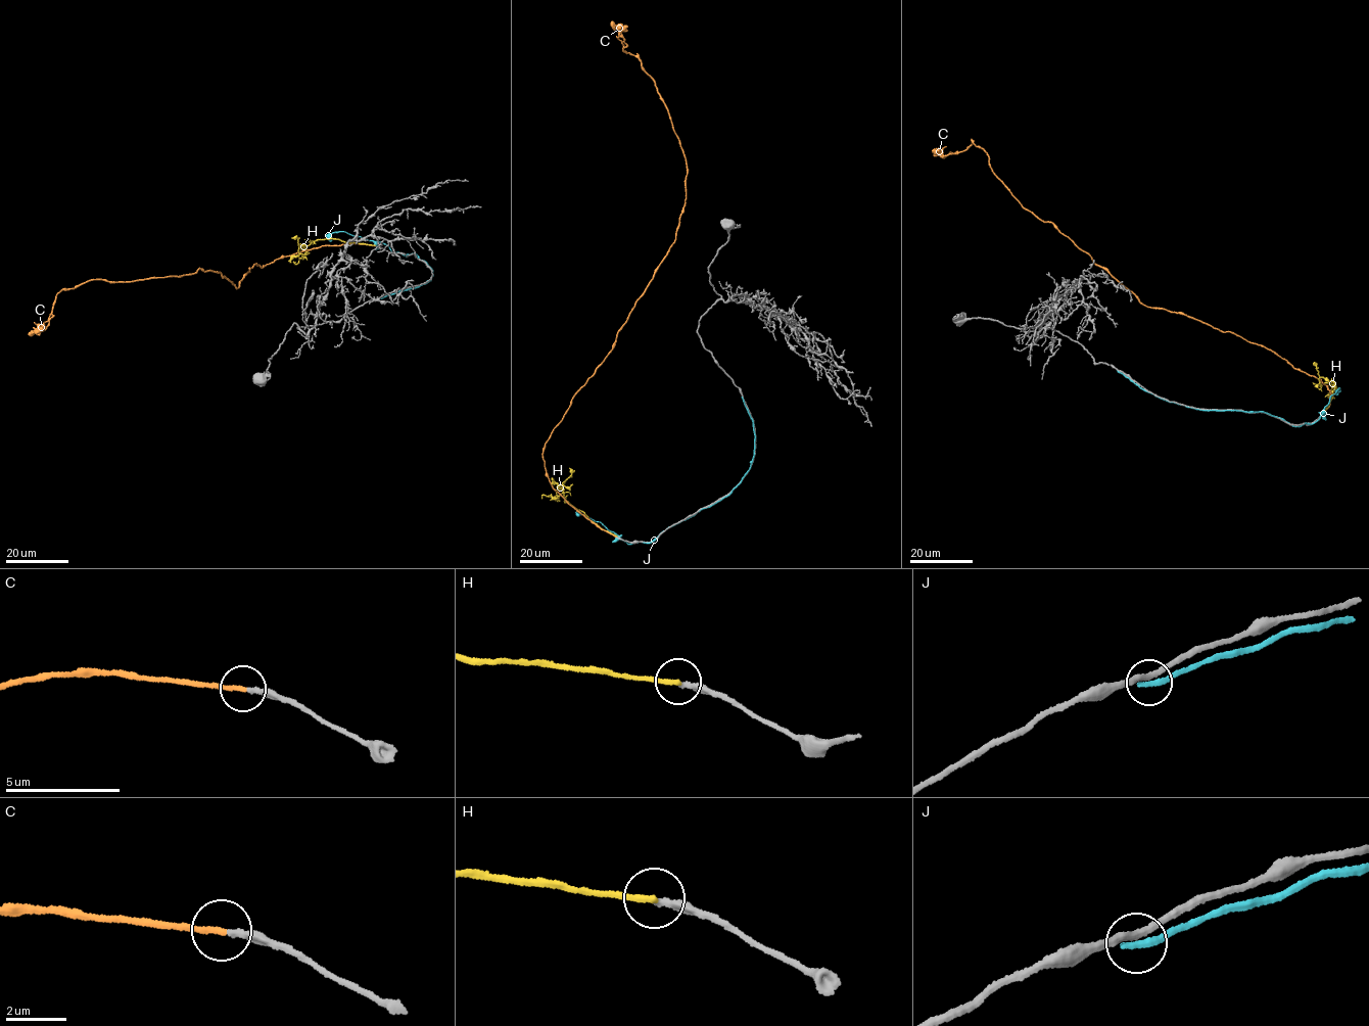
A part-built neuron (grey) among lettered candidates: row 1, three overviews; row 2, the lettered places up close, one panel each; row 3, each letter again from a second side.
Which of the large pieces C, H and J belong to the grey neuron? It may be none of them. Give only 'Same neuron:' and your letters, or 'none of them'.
Same neuron: C

